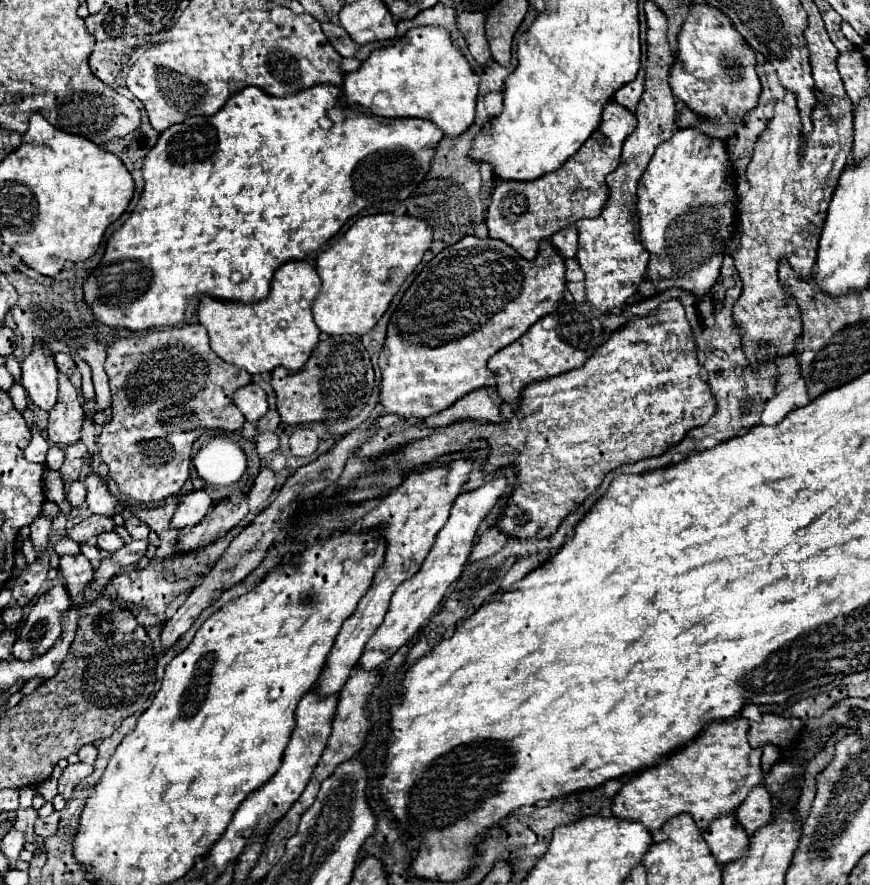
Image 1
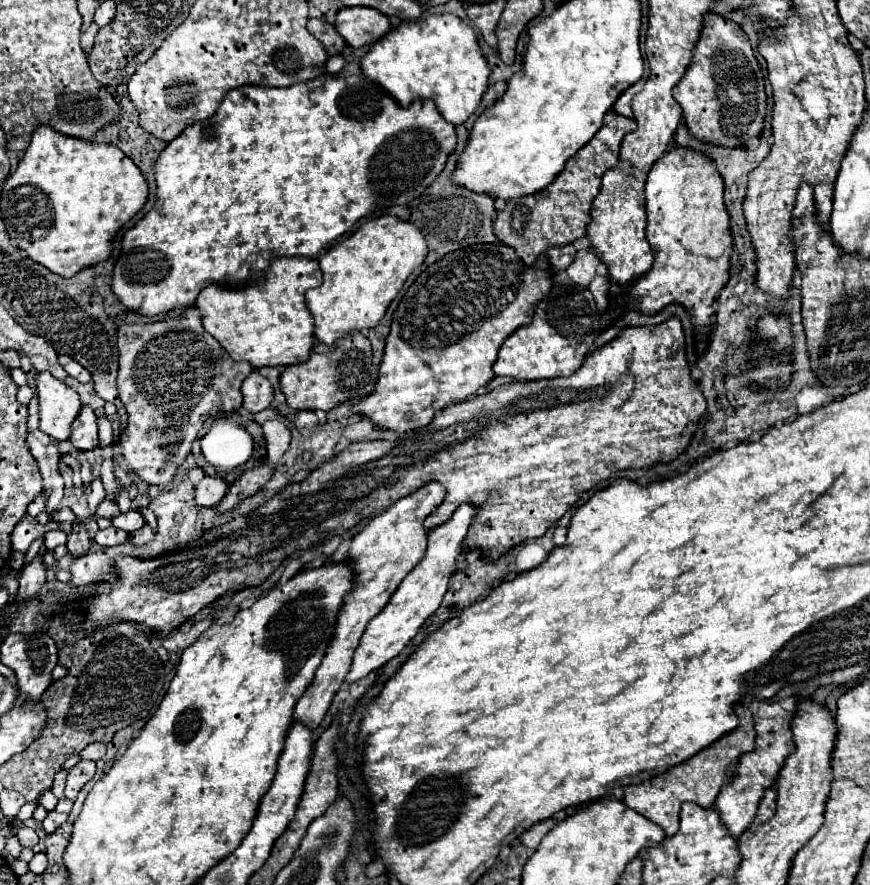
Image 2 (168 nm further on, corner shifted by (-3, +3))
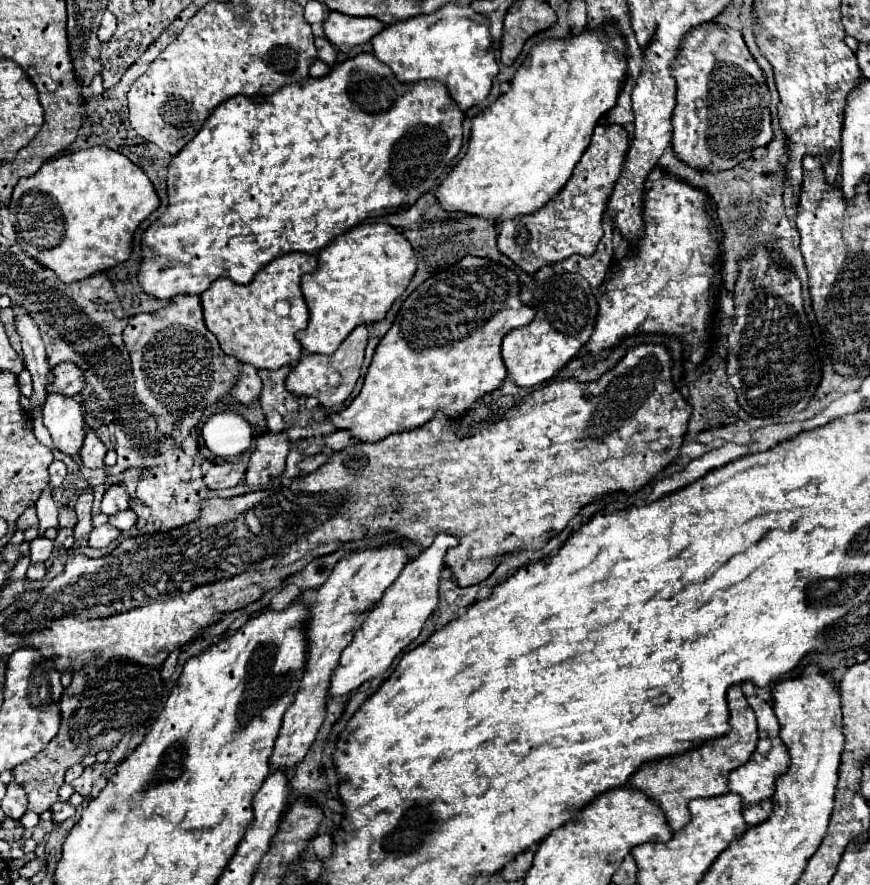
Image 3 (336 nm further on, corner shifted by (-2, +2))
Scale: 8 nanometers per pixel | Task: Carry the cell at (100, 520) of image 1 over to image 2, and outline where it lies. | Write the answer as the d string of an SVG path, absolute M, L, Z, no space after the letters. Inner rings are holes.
M105 498L105 500L97 506L97 512L95 512L95 516L103 516L103 518L115 518L115 516L119 516L119 514L121 514L121 512L119 512L115 500L109 500L109 498Z

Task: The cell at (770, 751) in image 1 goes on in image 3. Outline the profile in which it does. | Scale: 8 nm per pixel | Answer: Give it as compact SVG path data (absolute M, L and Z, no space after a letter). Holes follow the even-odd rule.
M770 799L760 801L760 803L754 803L750 807L744 807L744 819L746 819L746 823L750 827L766 821L770 817L770 813L772 813L772 801Z

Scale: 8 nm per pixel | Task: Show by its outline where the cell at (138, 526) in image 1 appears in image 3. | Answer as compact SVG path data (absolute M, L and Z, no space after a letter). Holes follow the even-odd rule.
M132 509L114 513L114 515L110 517L110 525L114 525L114 527L120 529L120 531L130 531L130 529L136 525L136 513L134 513Z

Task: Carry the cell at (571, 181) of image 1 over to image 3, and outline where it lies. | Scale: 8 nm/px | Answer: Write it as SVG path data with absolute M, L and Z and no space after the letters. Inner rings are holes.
M596 125L592 143L584 151L574 175L564 185L564 189L548 201L538 213L506 219L500 223L498 231L498 251L504 253L516 267L532 275L540 267L564 261L572 255L590 257L602 239L602 217L606 201L620 177L622 161L628 151L628 133L620 125Z

